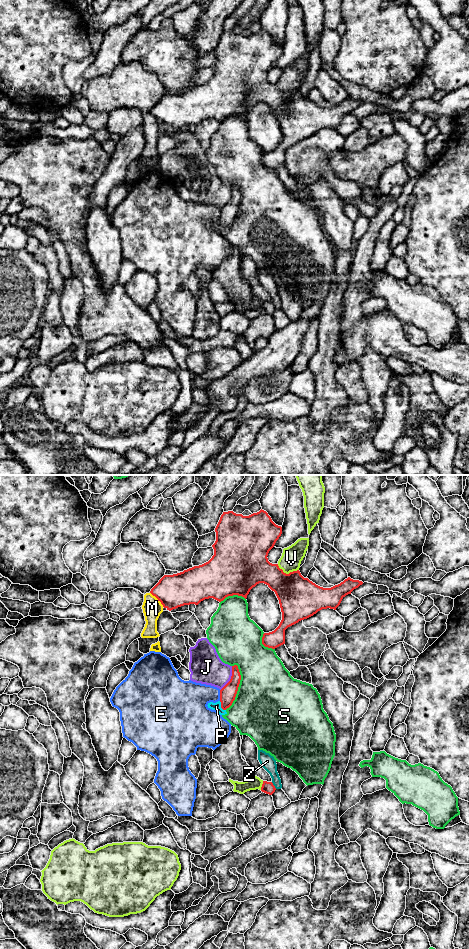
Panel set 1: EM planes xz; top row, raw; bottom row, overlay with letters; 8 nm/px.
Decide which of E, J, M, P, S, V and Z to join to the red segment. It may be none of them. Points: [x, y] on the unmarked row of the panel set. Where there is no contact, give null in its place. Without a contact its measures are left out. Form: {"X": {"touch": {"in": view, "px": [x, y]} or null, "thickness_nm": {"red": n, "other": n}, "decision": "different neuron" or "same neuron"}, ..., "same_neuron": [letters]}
{"E": {"touch": {"in": "xz", "px": [220, 215]}, "thickness_nm": {"red": 130, "other": 280}, "decision": "different neuron"}, "J": {"touch": {"in": "xz", "px": [231, 198]}, "thickness_nm": {"red": 130, "other": 260}, "decision": "different neuron"}, "M": {"touch": {"in": "xz", "px": [157, 118]}, "thickness_nm": {"red": 260, "other": 160}, "decision": "different neuron"}, "P": {"touch": {"in": "xz", "px": [221, 226]}, "thickness_nm": {"red": 130, "other": 70}, "decision": "different neuron"}, "S": {"touch": {"in": "xz", "px": [238, 206]}, "thickness_nm": {"red": 130, "other": 500}, "decision": "different neuron"}, "V": {"touch": {"in": "xz", "px": [287, 94]}, "thickness_nm": {"red": 340, "other": 170}, "decision": "different neuron"}, "Z": {"touch": {"in": "xz", "px": [273, 305]}, "thickness_nm": {"red": 100, "other": 120}, "decision": "different neuron"}, "same_neuron": []}

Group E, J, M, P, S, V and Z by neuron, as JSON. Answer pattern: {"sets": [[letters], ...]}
{"sets": [["E"], ["J"], ["M"], ["P", "S"], ["V"], ["Z"]]}

